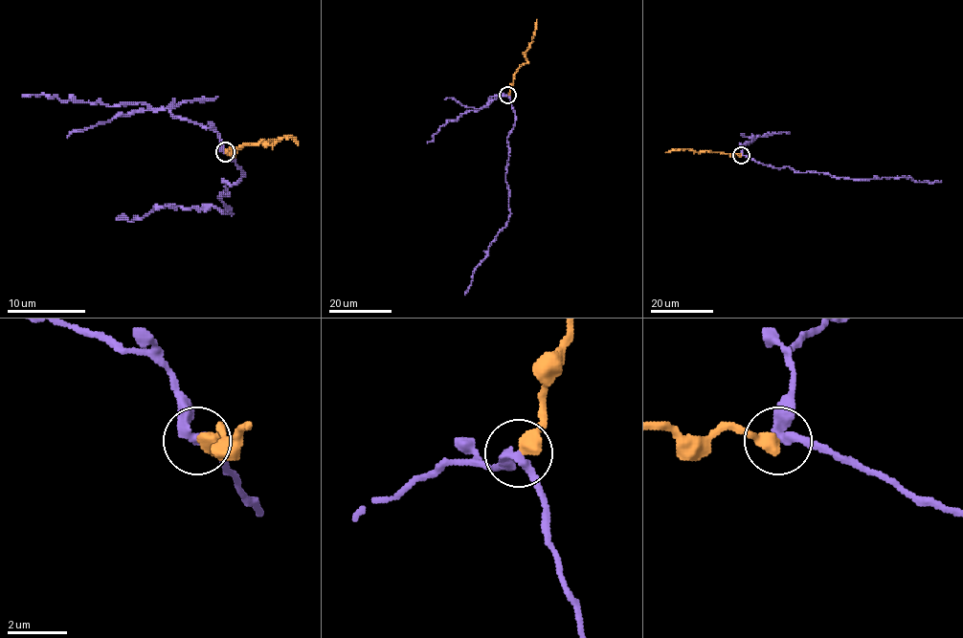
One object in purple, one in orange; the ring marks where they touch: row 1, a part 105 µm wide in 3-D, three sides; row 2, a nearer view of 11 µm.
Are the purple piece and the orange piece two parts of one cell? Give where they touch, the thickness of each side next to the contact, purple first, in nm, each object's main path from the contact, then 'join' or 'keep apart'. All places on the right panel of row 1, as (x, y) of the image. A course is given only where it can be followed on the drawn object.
(741, 155) | 280/480 nm | purple via (741, 155), (765, 164), (789, 166), (796, 172), (813, 171), (863, 180), (910, 177), (914, 181), (941, 182) | orange via (741, 155), (697, 152), (692, 149), (666, 152) | keep apart

